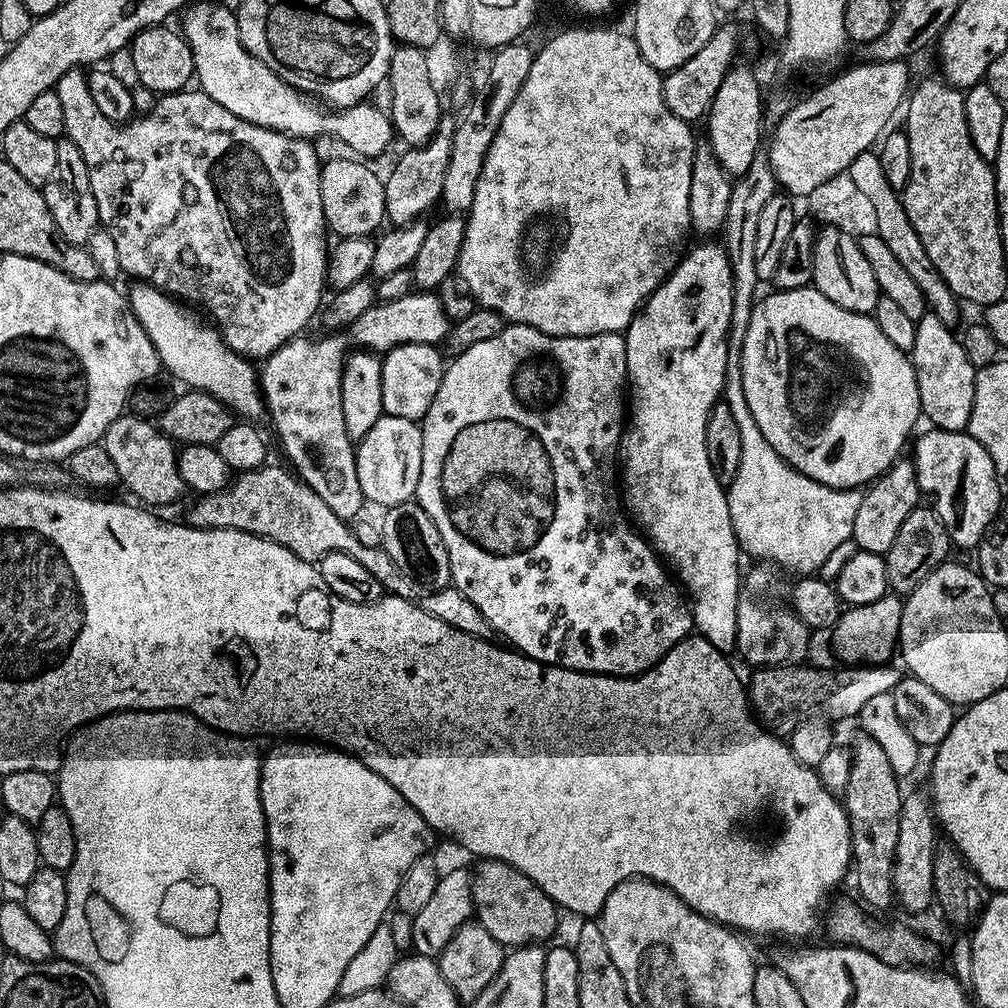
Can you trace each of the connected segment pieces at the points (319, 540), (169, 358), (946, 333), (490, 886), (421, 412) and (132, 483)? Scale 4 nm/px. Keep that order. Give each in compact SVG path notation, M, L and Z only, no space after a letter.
M269 462L263 468L239 473L220 492L197 495L196 501L188 508L187 523L193 528L233 528L249 532L278 542L278 546L286 546L286 550L298 554L298 558L313 562L319 562L331 552L350 554L350 558L358 558L358 562L362 562L362 566L366 566L366 570L370 570L370 574L378 578L385 593L414 602L419 611L430 614L433 620L446 622L446 626L454 626L454 630L462 630L462 634L470 634L483 640L493 635L490 622L482 618L478 606L474 606L474 602L470 602L466 594L451 586L426 591L415 578L405 574L396 565L394 558L386 554L384 547L375 543L363 544L348 529L349 521L334 514L334 510L330 510L330 506L326 506L326 502L322 502L322 498L318 498L318 494L314 494L314 490L310 490L310 486L295 471L284 468L279 468L275 462Z
M136 282L133 285L132 292L127 293L128 303L142 330L146 330L161 365L165 369L169 368L189 389L218 398L237 417L248 422L259 421L259 416L265 415L266 405L257 365L247 356L240 356L230 350L219 331L203 315L195 316L191 312L193 309L179 299L161 292L153 284Z
M926 314L916 321L914 350L910 354L918 382L918 398L923 419L934 428L962 432L970 422L974 406L976 367L966 358L959 335L947 328L937 316Z
M481 859L472 874L472 910L478 923L490 933L505 949L523 948L525 944L543 945L556 932L556 912L558 906L526 874L501 860Z
M399 344L382 356L382 406L384 411L398 418L406 418L417 422L423 421L430 410L430 402L434 402L434 394L438 394L438 386L442 386L442 378L446 360L440 357L441 349L435 344Z
M122 414L110 422L102 443L106 454L110 454L114 467L118 469L120 484L128 487L137 496L137 501L148 506L172 504L180 495L185 495L182 474L178 474L177 445L159 431L151 419Z

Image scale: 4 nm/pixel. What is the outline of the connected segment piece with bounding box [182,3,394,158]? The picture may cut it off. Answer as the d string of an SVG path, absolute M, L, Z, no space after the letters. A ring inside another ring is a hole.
M196 4L183 13L182 35L194 54L195 83L218 106L226 106L230 114L266 126L275 132L284 132L300 140L315 141L316 136L333 136L348 148L353 148L360 158L380 156L394 141L392 117L387 111L375 108L372 102L361 102L352 108L325 110L321 101L292 88L266 62L254 58L242 46L236 13L224 4ZM321 108L321 109L320 109ZM328 111L328 112L323 112Z

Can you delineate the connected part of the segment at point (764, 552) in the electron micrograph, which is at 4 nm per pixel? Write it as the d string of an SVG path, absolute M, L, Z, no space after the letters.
M757 158L746 170L744 176L735 177L730 206L726 210L726 222L722 229L722 247L728 253L728 261L732 267L732 313L728 327L728 366L722 393L723 403L730 406L734 419L738 421L738 431L742 434L742 462L738 462L738 474L734 474L734 482L727 485L728 505L730 506L730 522L734 526L736 540L740 544L741 553L757 556L757 561L771 562L777 569L789 568L796 574L816 574L820 567L830 558L831 552L842 542L852 539L854 517L862 506L864 492L859 488L831 488L822 482L814 482L797 468L788 463L766 442L762 430L758 430L758 422L754 422L754 414L750 414L750 406L746 406L746 390L742 386L742 346L746 342L746 329L750 326L750 314L756 305L758 293L756 287L762 284L758 270L754 270L754 249L758 243L758 221L762 218L762 209L770 198L778 194L776 176L766 158Z

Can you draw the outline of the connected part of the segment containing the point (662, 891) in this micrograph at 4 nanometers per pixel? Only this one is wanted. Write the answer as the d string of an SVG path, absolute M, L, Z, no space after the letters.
M624 880L617 888L610 890L598 923L602 938L606 938L606 950L610 950L610 958L614 958L614 966L618 966L618 974L622 974L628 992L636 992L636 954L640 954L646 944L662 938L662 916L689 914L686 924L700 924L704 921L703 916L694 918L694 911L690 906L686 906L686 902L682 902L682 898L678 898L678 894L674 894L666 886L655 884L653 880Z

